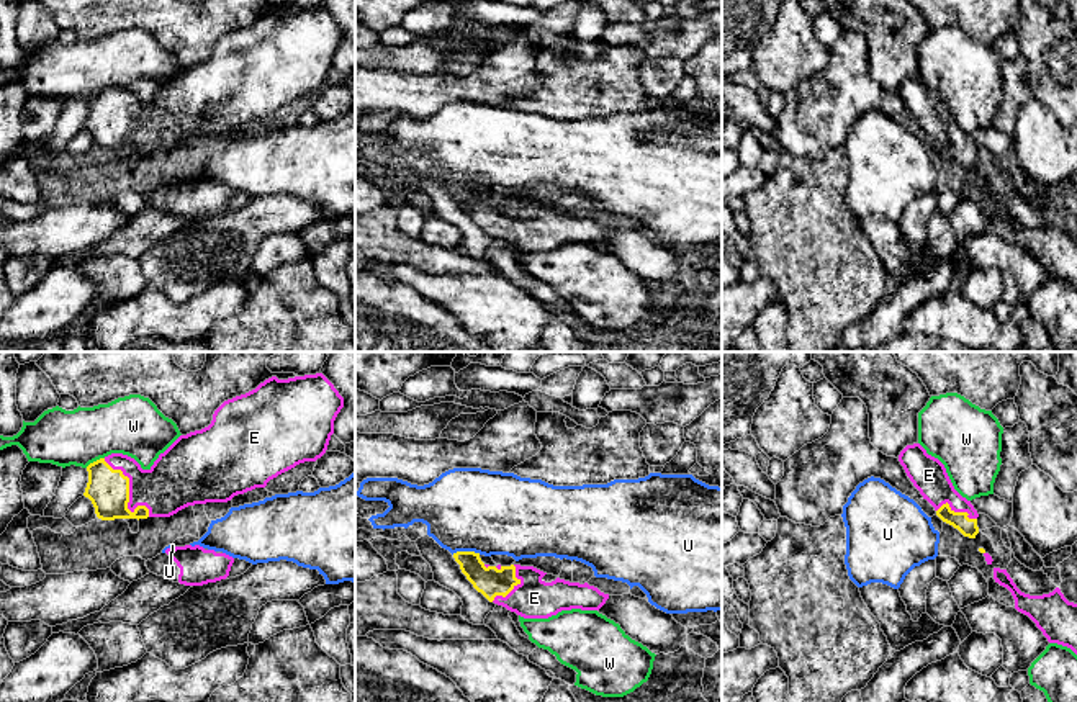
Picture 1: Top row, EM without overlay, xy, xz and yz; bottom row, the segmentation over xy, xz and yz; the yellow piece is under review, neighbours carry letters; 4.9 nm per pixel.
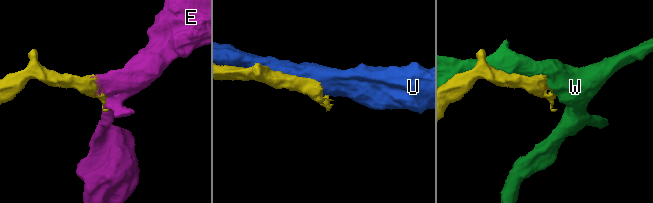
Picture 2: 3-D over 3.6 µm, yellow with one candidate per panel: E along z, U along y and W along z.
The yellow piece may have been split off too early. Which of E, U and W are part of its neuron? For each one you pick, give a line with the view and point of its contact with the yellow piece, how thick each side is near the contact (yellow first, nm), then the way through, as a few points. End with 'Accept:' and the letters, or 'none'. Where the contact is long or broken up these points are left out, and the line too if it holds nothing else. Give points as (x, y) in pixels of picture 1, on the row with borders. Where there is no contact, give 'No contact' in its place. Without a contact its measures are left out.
E: Touches yellow at xy (128, 494). Thickness 200 nm (yellow) against 280 nm
Accept: E

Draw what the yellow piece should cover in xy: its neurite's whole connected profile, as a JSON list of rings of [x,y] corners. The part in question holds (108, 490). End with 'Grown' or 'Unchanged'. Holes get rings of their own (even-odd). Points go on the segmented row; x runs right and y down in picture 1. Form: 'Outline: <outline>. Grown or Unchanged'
Outline: [[[322,373],[288,380],[272,376],[255,389],[224,401],[208,427],[180,435],[149,470],[123,453],[90,463],[83,496],[101,520],[170,517],[188,506],[228,502],[265,488],[300,463],[321,458],[342,407],[344,398]]]. Grown

